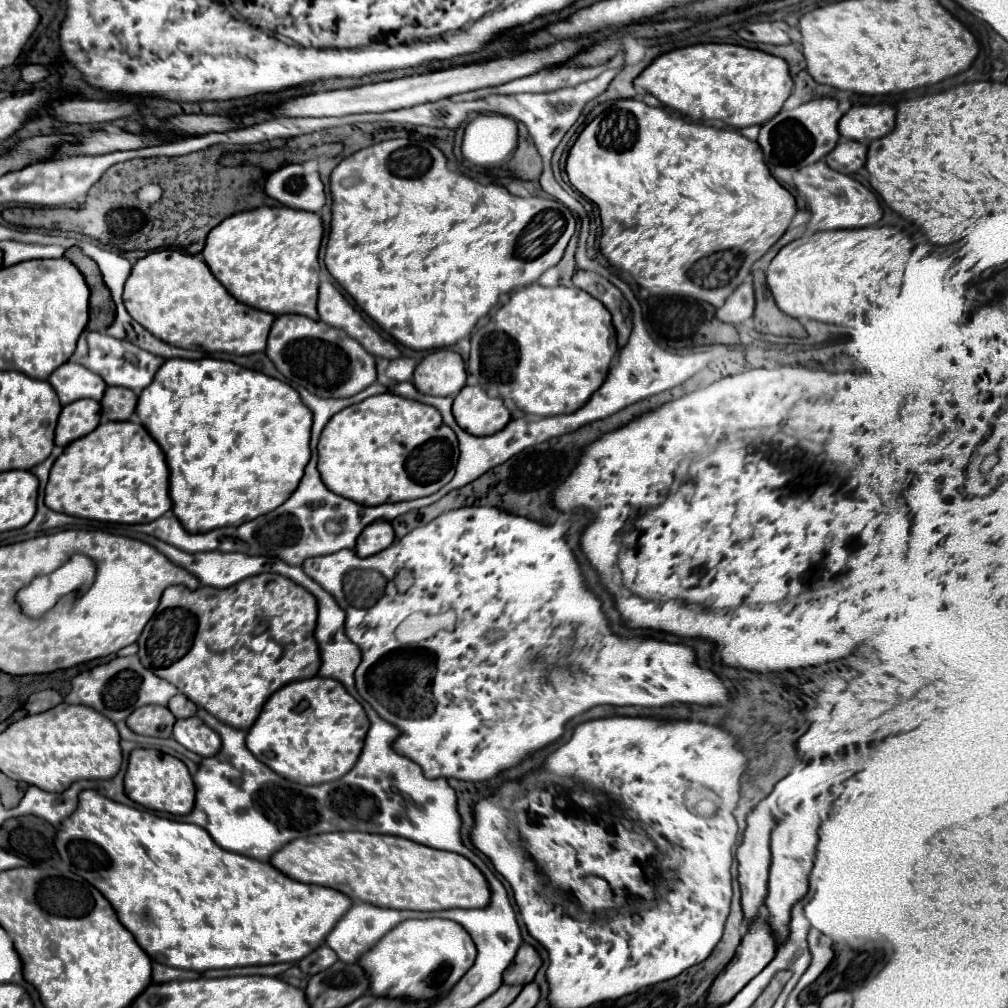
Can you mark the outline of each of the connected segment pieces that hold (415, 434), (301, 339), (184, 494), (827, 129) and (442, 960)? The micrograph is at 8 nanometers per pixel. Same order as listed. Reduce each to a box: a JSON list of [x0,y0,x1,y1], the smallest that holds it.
[[317,392,459,506],[265,316,377,396],[135,358,311,534],[757,98,843,170],[357,920,477,1002]]

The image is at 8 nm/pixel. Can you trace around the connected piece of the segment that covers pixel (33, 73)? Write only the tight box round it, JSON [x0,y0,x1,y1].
[21,64,51,84]

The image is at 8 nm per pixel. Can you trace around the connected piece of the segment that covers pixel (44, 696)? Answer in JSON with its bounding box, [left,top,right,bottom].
[27,690,63,714]

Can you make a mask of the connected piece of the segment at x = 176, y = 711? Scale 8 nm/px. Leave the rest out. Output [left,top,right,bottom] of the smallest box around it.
[167,694,197,718]

